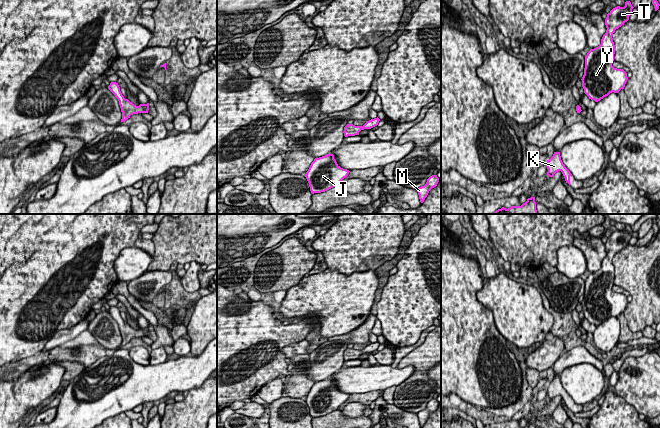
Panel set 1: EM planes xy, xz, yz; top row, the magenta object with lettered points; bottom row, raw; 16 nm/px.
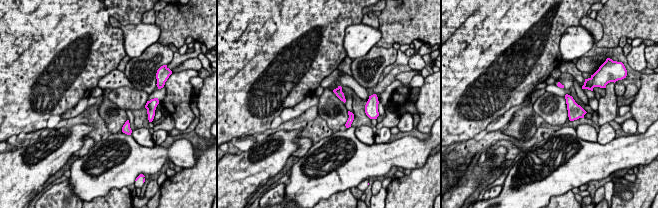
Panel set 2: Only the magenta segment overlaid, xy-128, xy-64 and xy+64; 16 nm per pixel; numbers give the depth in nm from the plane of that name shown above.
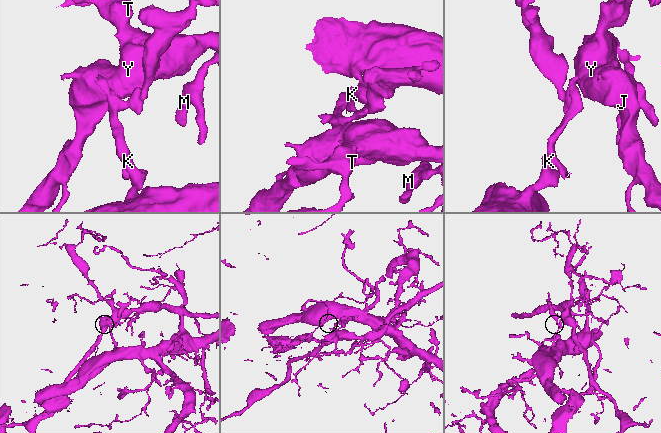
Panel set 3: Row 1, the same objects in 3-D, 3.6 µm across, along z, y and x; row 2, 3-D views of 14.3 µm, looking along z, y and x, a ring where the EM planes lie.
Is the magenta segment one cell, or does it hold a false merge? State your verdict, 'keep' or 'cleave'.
cleave

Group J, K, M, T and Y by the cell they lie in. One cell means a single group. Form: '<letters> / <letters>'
J M T Y / K

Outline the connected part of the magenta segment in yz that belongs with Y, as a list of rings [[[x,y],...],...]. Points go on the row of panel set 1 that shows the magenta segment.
[[[626,1],[624,7],[613,8],[605,19],[607,30],[601,39],[601,44],[590,49],[585,56],[584,75],[581,79],[582,87],[589,99],[595,102],[612,92],[618,93],[624,89],[628,80],[627,73],[623,69],[612,66],[615,54],[612,36],[616,29],[629,20],[633,8],[630,1]]]

